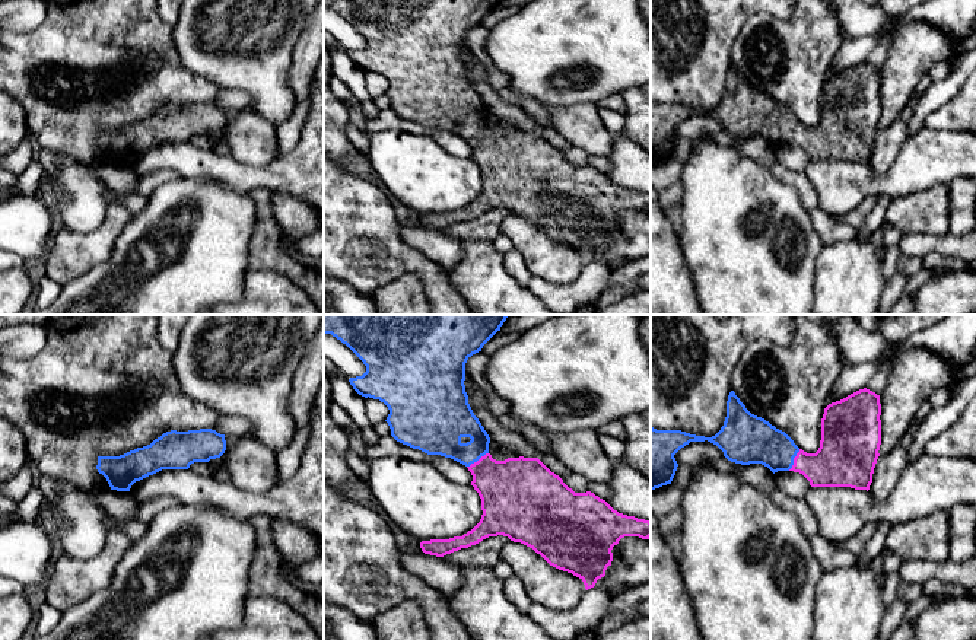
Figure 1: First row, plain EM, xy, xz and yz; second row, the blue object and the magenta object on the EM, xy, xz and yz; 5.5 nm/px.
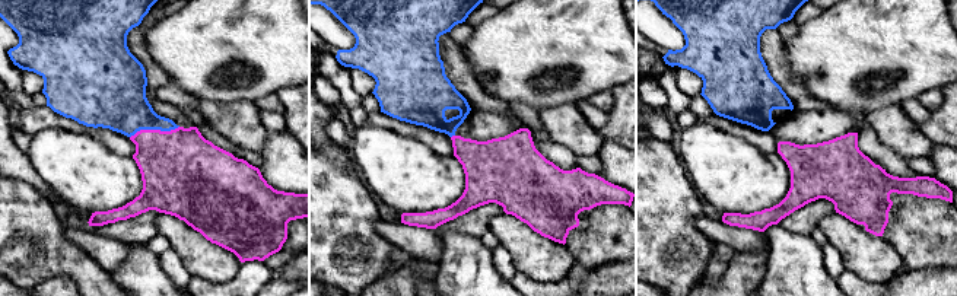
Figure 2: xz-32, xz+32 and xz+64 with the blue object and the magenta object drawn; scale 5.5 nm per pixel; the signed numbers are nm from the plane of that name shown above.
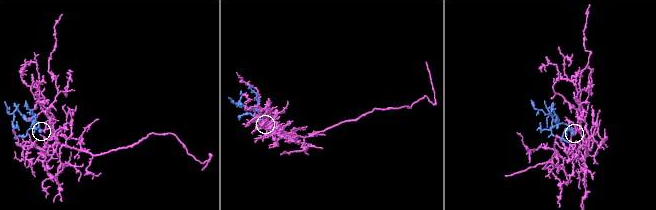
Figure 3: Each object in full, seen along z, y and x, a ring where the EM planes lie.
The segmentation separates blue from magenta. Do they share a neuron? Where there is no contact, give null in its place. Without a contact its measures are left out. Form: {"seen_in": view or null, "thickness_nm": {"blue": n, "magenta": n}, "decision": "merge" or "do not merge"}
{"seen_in": "xz", "thickness_nm": {"blue": 220, "magenta": 340}, "decision": "merge"}

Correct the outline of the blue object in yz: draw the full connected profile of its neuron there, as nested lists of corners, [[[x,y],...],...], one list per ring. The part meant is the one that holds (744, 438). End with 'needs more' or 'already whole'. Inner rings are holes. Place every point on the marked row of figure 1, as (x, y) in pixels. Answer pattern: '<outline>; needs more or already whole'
[[[867,388],[829,404],[821,418],[820,448],[816,453],[807,453],[785,432],[776,429],[764,418],[751,414],[735,392],[731,391],[727,401],[724,426],[712,437],[696,436],[681,430],[657,430],[651,427],[651,490],[671,484],[678,467],[674,455],[681,448],[690,442],[708,440],[716,445],[728,461],[735,464],[762,464],[773,474],[778,471],[799,472],[810,481],[811,487],[851,487],[868,491],[880,456],[880,415],[880,395]]]; needs more

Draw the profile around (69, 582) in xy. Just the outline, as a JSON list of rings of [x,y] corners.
[[[112,529],[98,555],[89,560],[77,560],[63,554],[54,558],[42,586],[45,602],[63,614],[67,608],[106,589],[112,582],[115,567],[131,545],[133,539],[121,529]]]

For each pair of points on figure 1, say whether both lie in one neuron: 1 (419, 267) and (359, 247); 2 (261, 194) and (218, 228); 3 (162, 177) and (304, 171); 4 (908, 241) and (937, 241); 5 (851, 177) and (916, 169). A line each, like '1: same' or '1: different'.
1: same
2: different
3: different
4: same
5: same

